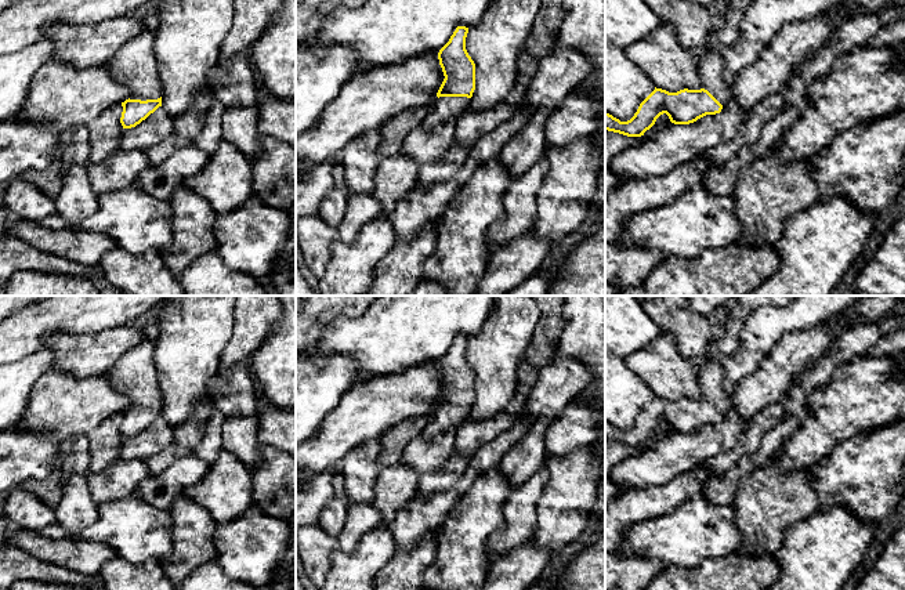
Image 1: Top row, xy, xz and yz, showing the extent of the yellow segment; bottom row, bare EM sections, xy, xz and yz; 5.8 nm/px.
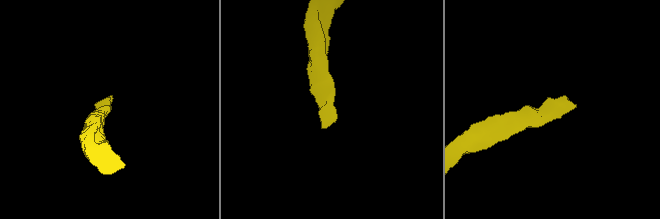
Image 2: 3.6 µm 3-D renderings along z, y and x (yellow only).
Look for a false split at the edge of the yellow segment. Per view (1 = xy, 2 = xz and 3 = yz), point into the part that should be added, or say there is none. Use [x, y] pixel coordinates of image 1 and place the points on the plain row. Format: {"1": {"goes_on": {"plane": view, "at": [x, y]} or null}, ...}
{"1": {"goes_on": {"plane": "xy", "at": [134, 375]}}, "2": {"goes_on": {"plane": "xz", "at": [445, 417]}}, "3": {"goes_on": {"plane": "yz", "at": [712, 375]}}}

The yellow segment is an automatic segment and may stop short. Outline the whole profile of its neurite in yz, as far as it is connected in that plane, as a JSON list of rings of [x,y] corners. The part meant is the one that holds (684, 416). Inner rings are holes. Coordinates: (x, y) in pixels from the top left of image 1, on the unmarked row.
[[[739,296],[730,307],[723,330],[712,341],[706,359],[698,365],[701,399],[669,402],[656,398],[640,413],[634,426],[620,431],[605,421],[605,439],[627,446],[641,446],[666,423],[674,434],[689,434],[706,424],[720,423],[734,410],[734,394],[725,390],[723,359],[739,350],[739,334],[749,314],[757,307],[783,307],[796,296]]]

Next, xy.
[[[144,337],[105,373],[112,387],[126,395],[130,401],[130,406],[122,412],[123,421],[120,432],[123,438],[135,437],[162,416],[162,391],[158,384],[156,369],[153,365],[155,344],[155,337]]]

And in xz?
[[[457,336],[438,362],[445,388],[437,402],[437,410],[420,432],[424,439],[438,438],[470,417],[470,408],[475,399],[475,373],[466,359],[467,343],[468,337]]]

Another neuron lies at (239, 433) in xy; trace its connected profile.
[[[228,416],[222,424],[222,448],[251,468],[261,461],[257,419]]]

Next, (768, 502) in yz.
[[[777,460],[746,477],[732,503],[741,532],[738,553],[775,554],[786,531],[823,510],[814,489],[814,471],[785,471]]]

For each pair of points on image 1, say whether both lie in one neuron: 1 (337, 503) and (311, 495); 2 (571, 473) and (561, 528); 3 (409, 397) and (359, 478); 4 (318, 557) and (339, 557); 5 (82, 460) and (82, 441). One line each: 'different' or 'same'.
1: different
2: same
3: different
4: different
5: same

